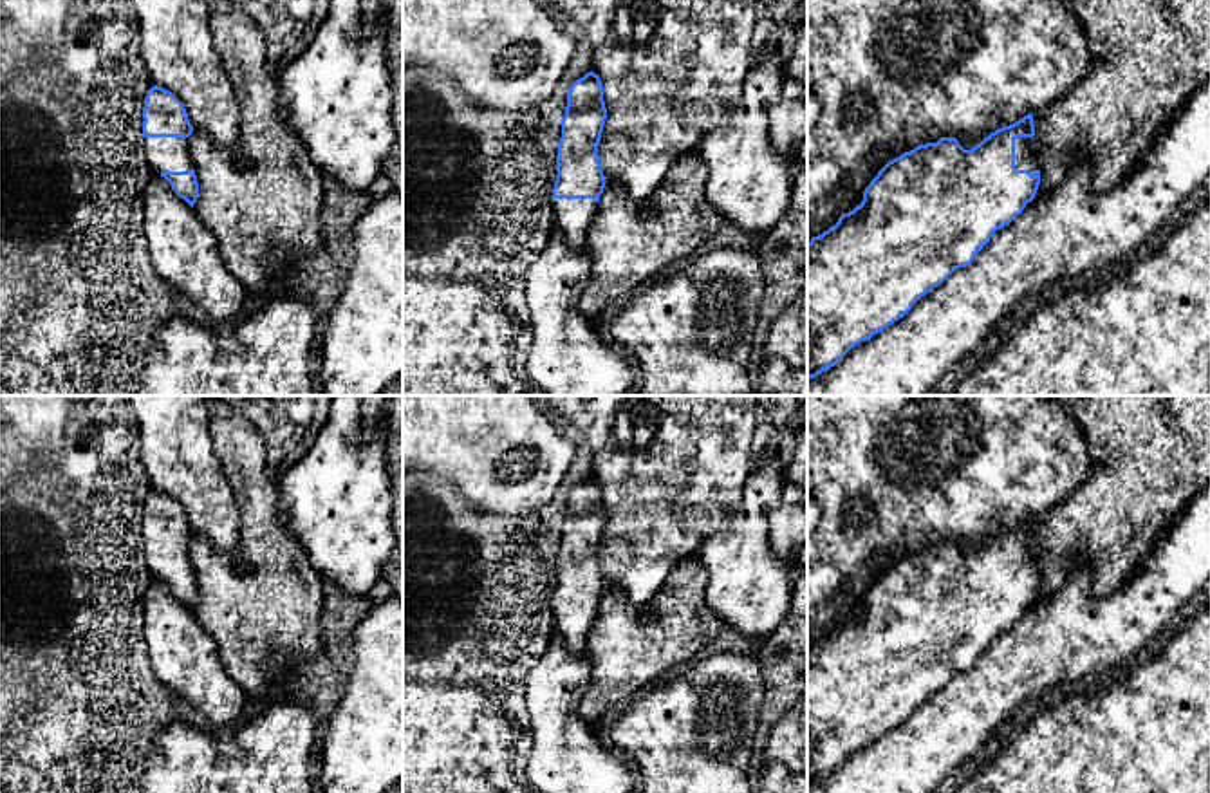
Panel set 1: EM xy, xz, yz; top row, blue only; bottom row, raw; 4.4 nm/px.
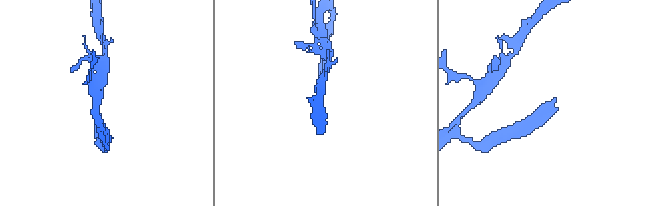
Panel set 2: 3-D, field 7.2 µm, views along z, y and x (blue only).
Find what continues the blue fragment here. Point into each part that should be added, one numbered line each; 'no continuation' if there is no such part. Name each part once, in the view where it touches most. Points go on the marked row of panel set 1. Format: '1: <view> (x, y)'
1: yz (1024, 159)

